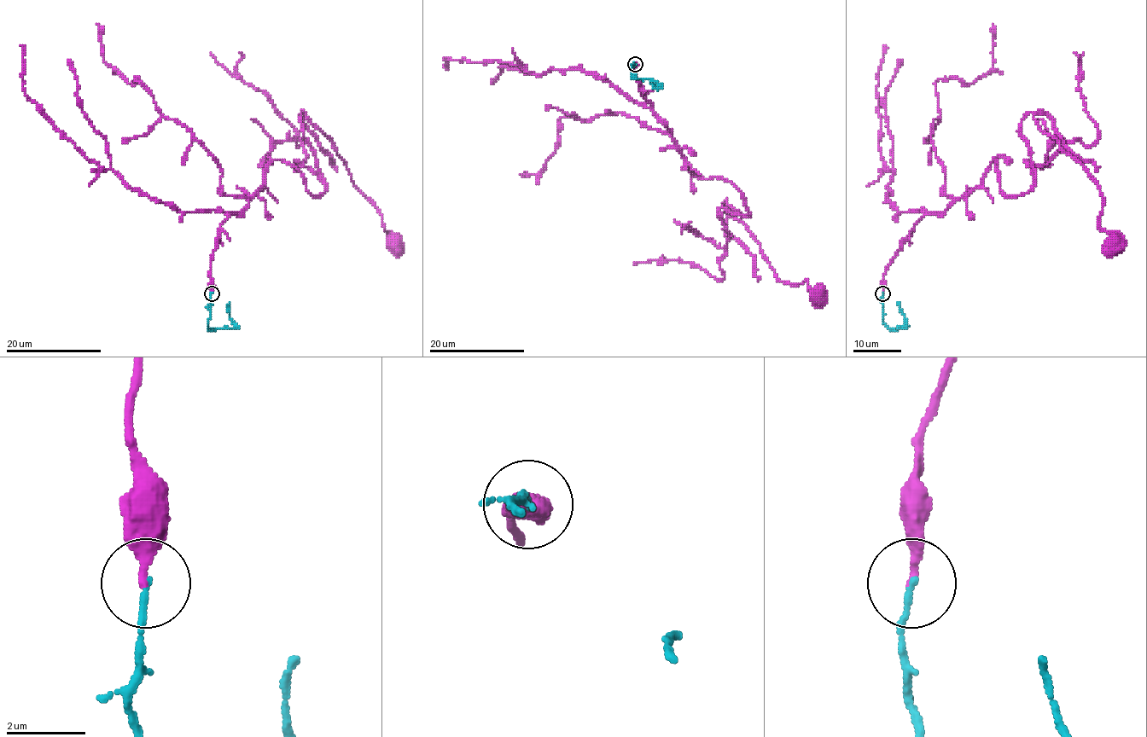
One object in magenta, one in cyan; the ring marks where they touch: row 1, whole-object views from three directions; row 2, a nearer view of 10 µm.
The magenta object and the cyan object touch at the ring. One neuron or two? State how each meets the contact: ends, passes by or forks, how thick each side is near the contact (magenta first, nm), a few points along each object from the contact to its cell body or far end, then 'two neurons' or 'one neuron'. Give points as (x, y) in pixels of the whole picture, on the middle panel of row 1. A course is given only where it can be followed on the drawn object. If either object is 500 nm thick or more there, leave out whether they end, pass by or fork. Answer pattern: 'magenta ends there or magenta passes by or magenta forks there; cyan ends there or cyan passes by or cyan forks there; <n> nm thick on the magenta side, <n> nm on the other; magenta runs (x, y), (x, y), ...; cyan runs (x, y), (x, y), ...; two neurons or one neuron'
magenta ends there; cyan ends there; 260 nm thick on the magenta side, 150 nm on the other; magenta runs (634, 64), (688, 167), (740, 191), (748, 212), (726, 202), (727, 215), (779, 279), (806, 281), (815, 296); cyan runs (634, 64), (631, 70), (639, 79), (652, 79), (658, 83), (657, 86), (653, 86), (653, 79); two neurons

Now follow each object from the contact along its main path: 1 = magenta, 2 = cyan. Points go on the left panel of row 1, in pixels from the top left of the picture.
1: (211, 293), (219, 225), (273, 160), (313, 195), (325, 188), (301, 113), (392, 246)
2: (211, 293), (211, 316), (207, 327), (210, 329), (235, 327), (229, 316), (229, 302)

